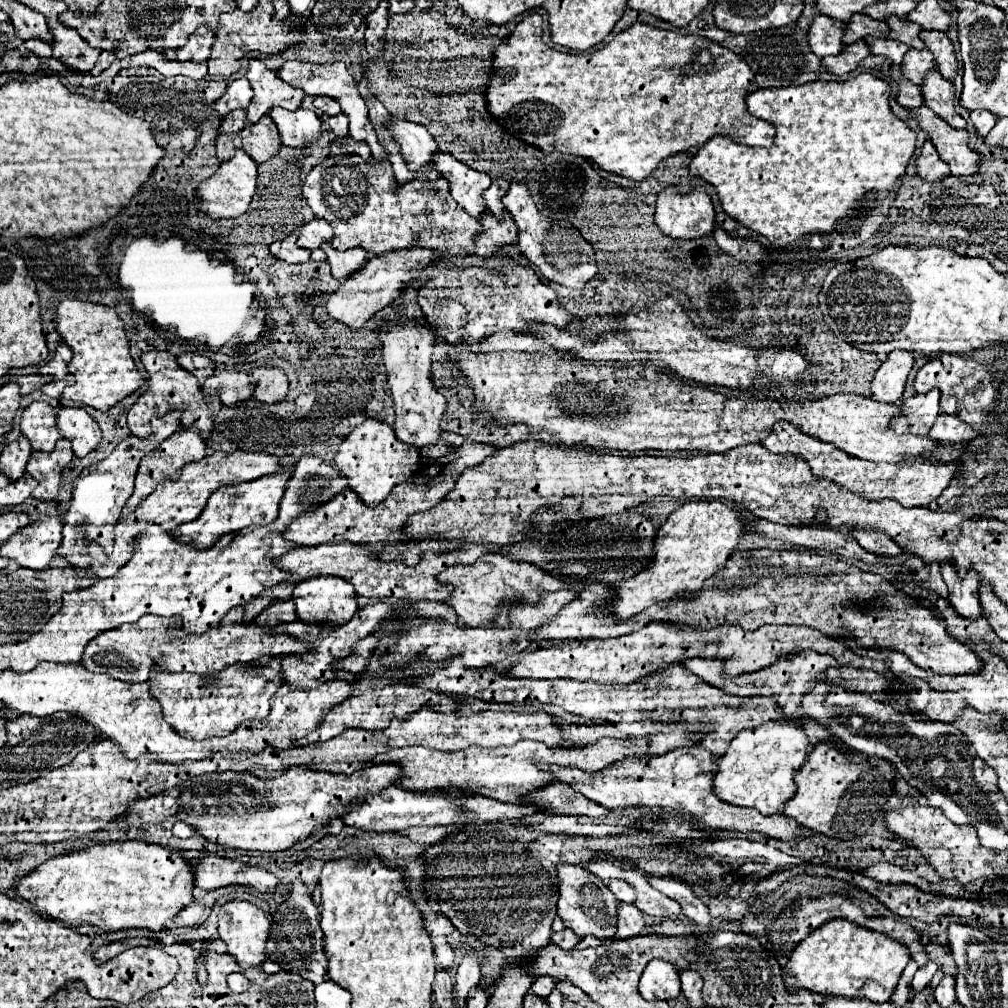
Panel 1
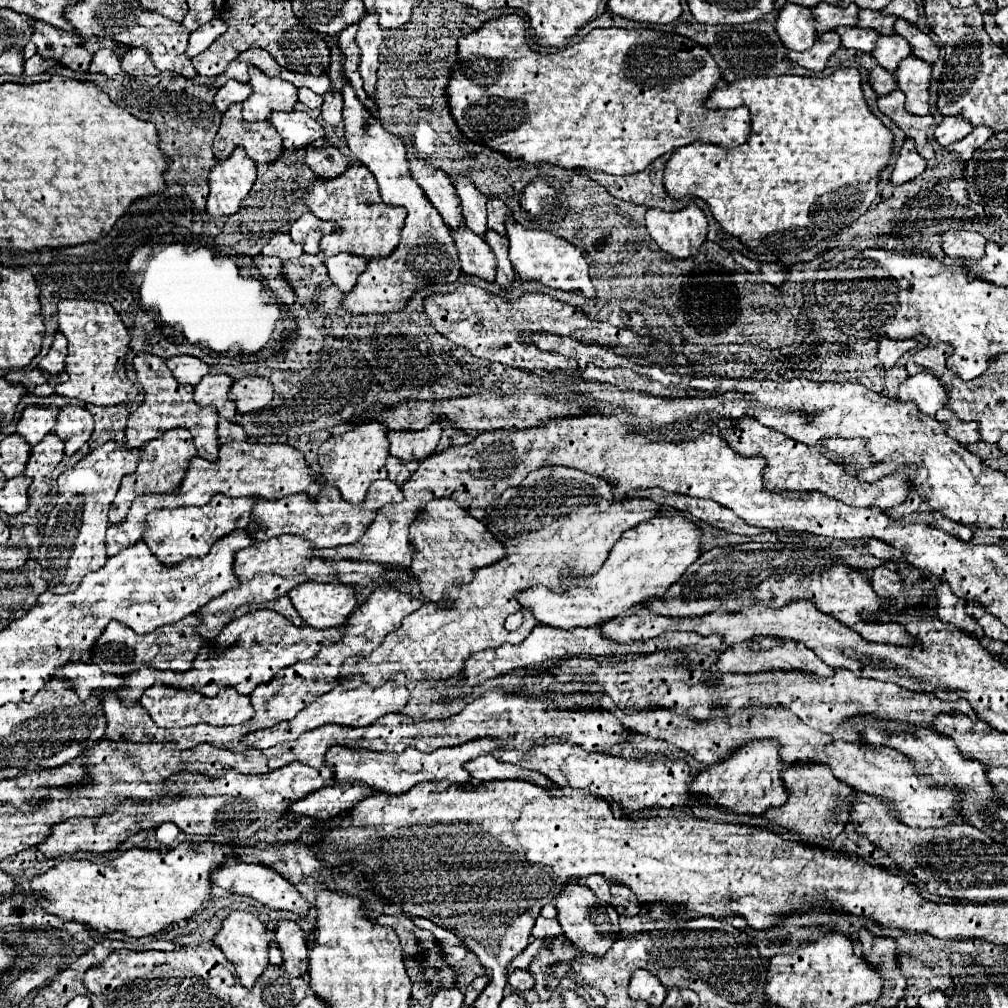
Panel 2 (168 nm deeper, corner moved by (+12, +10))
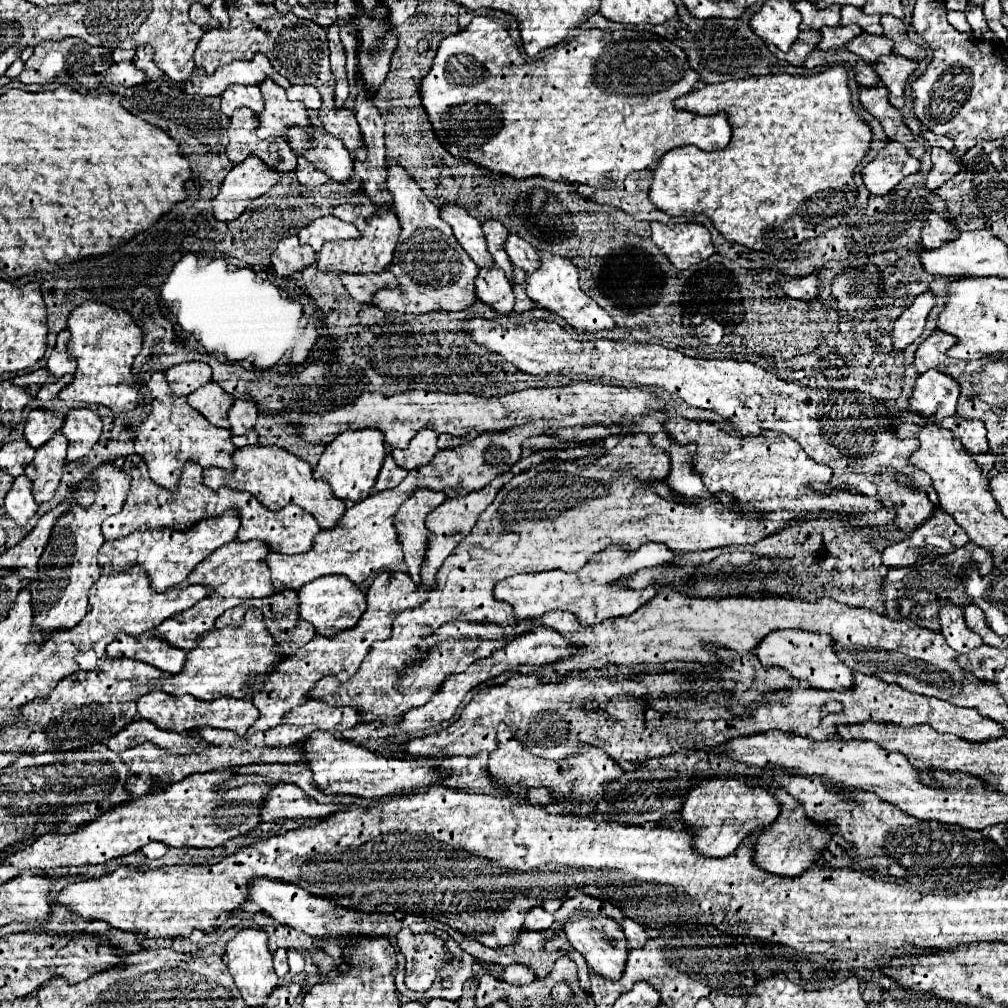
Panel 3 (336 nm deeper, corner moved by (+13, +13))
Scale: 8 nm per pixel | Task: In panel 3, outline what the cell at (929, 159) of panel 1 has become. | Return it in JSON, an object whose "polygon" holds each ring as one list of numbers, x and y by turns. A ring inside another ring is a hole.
{"polygon":[[888,142,878,156,864,166,864,184,872,194,886,194,894,190,900,180,920,170,920,160,912,158,900,142]]}

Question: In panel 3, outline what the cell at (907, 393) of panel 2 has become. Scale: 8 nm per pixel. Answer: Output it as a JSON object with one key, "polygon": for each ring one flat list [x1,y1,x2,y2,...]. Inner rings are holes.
{"polygon":[[928,370,916,378,910,396,910,410,936,422,956,412,956,402,960,396,960,386,954,378,938,372]]}

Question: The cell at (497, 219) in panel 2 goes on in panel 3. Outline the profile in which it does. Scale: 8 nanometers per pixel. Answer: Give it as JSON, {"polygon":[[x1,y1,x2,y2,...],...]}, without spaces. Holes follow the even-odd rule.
{"polygon":[[508,232,504,248,506,248,512,264,520,266,524,272,534,272,536,270,536,266,538,266,536,250,532,248,532,244,528,244,526,240,522,240,518,234]]}

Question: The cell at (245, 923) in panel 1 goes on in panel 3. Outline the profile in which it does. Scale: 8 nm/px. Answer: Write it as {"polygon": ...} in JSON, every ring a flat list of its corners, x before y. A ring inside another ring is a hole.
{"polygon":[[240,928,236,936,226,944,226,960,234,984,238,986,246,1004,262,1006,272,988,278,986,278,976,272,966,272,952,268,950,268,934,262,928]]}

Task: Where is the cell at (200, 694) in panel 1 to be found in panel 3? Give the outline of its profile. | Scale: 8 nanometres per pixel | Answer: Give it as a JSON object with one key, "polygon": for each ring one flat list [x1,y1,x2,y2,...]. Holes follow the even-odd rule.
{"polygon":[[152,690,138,698,138,714,144,720,150,720,162,730,190,730,196,726,212,726,212,728,226,728,226,730,238,730,236,734,242,736,258,718,258,708,250,700,238,700,238,698,216,698,212,702,200,702,192,696,172,696,164,694,162,690]]}

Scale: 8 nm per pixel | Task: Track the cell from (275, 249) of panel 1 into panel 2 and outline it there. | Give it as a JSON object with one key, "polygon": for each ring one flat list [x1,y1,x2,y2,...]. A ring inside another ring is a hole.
{"polygon":[[275,233,271,237,271,241,265,245,263,255,279,257,281,261,291,261,291,259,297,259,297,257,303,255,303,245,293,243,287,233]]}

